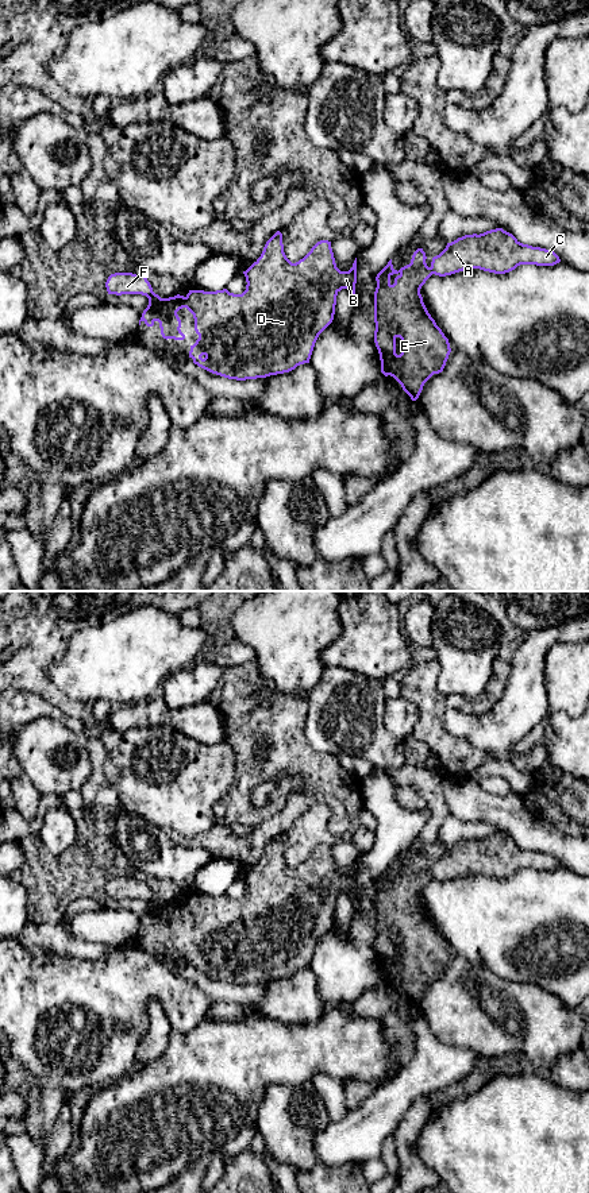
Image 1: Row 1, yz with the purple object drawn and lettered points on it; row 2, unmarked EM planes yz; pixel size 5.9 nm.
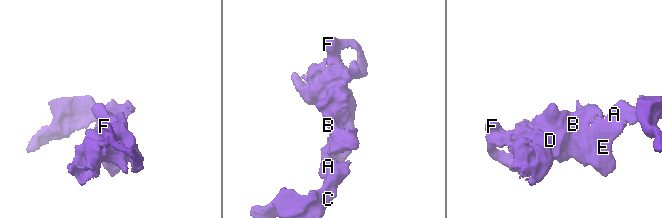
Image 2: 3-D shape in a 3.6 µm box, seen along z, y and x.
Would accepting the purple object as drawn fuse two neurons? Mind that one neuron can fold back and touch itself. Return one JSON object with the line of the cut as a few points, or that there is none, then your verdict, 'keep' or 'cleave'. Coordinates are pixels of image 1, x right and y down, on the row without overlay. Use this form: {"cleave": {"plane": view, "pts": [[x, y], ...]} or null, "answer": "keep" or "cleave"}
{"cleave": null, "answer": "keep"}

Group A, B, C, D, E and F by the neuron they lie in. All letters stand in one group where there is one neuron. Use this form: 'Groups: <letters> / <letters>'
Groups: A B C D E F

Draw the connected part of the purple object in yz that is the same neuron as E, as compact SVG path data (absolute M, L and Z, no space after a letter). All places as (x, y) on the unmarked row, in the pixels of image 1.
M503 833L490 834L480 839L465 839L447 848L446 853L432 862L430 872L426 864L423 853L417 853L409 869L397 876L393 873L390 864L376 881L374 947L380 958L381 977L385 981L393 981L412 1005L419 1003L424 988L434 978L443 976L451 957L449 943L428 918L420 899L421 891L432 879L446 881L466 873L505 879L520 869L554 870L561 866L554 856L523 849Z

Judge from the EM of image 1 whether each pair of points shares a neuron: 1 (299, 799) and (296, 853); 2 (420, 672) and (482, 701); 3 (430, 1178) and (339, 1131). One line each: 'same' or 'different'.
1: different
2: same
3: different

